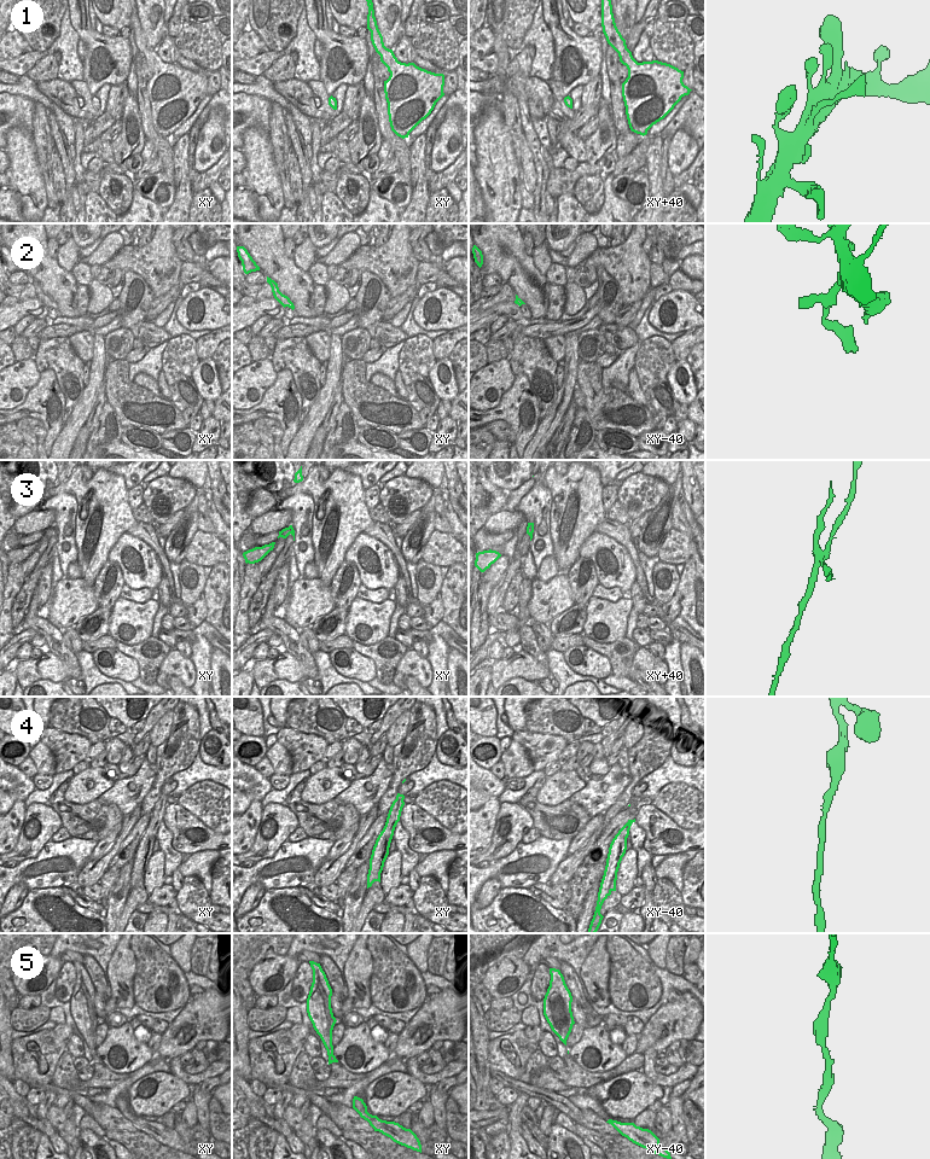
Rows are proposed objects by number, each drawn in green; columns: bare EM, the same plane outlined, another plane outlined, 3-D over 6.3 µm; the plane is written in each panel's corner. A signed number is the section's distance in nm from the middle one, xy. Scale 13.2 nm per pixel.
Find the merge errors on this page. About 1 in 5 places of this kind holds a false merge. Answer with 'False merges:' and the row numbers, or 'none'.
False merges: 3.

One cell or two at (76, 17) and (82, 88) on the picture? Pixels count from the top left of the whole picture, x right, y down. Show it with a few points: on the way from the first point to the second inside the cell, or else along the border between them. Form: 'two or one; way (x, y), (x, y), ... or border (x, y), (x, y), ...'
two; border (83, 80), (93, 95)

